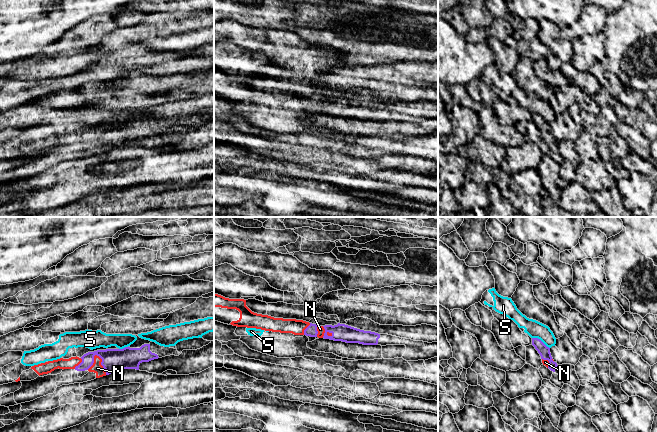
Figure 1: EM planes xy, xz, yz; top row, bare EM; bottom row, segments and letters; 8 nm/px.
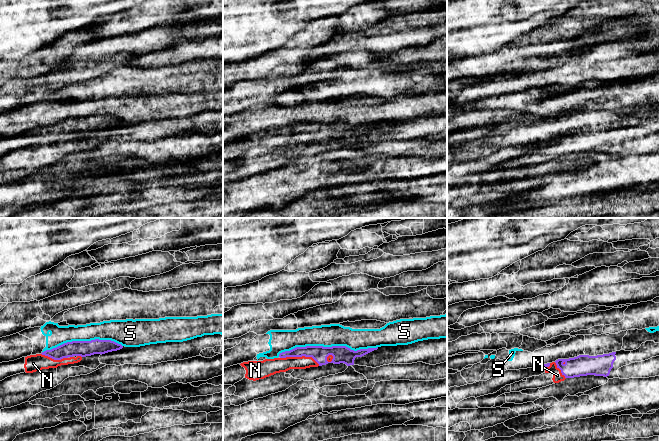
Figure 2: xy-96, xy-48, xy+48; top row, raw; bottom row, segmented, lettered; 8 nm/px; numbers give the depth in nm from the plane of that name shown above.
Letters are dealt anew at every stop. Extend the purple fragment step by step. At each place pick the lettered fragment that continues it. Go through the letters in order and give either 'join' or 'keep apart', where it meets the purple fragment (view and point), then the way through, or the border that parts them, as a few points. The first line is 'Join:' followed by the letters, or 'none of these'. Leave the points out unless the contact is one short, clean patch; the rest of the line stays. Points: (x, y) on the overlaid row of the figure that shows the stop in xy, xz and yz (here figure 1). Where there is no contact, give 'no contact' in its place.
Join: N
N: join | xy (101, 364)
S: keep apart | yz (540, 340)

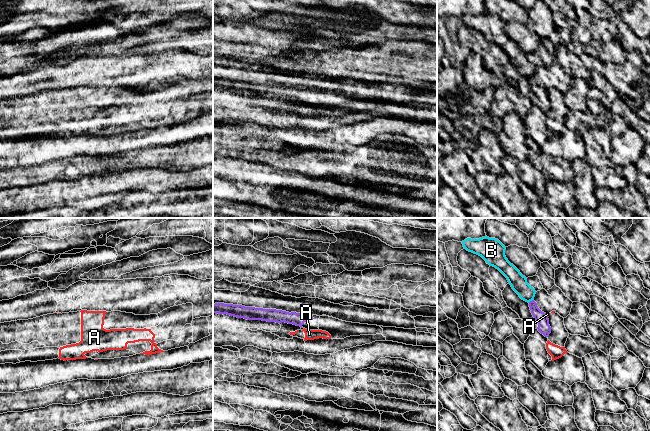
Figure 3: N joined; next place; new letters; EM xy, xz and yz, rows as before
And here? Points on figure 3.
Join: none of these
A: keep apart | yz (546, 316) | along yz (546, 314), (547, 317)
B: keep apart | yz (530, 301)

